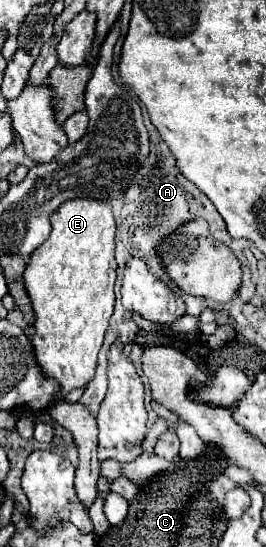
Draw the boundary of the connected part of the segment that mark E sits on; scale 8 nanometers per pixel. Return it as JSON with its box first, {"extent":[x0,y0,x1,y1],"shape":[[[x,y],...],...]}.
{"extent":[25,200,117,402],"shape":[[[79,200],[65,202],[61,208],[51,216],[51,234],[49,238],[31,254],[25,268],[25,288],[31,298],[33,306],[33,334],[29,334],[29,340],[35,350],[35,360],[43,372],[43,376],[57,380],[61,392],[55,396],[53,402],[63,400],[71,390],[85,388],[95,378],[97,368],[97,354],[103,344],[103,336],[109,324],[109,318],[113,314],[115,304],[115,270],[117,262],[113,256],[113,236],[115,236],[115,220],[111,214],[111,206],[107,202],[97,200]]]}

